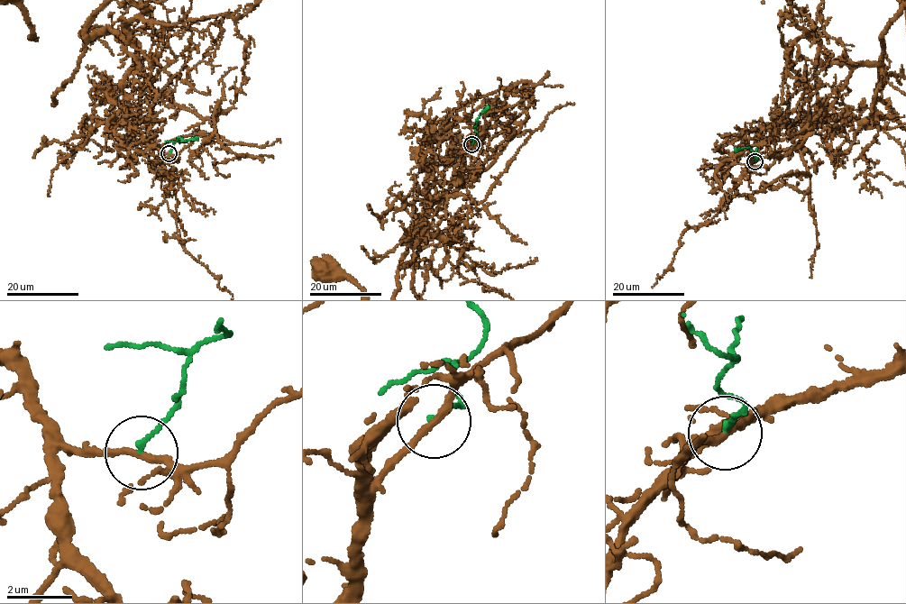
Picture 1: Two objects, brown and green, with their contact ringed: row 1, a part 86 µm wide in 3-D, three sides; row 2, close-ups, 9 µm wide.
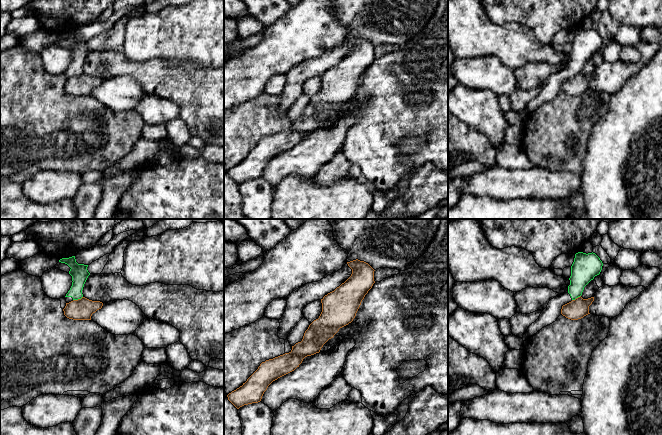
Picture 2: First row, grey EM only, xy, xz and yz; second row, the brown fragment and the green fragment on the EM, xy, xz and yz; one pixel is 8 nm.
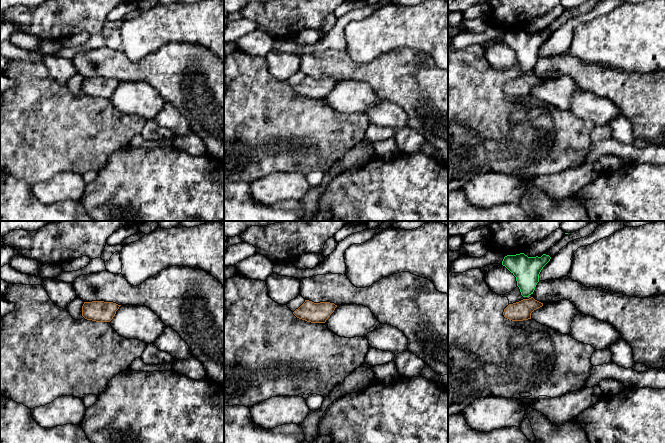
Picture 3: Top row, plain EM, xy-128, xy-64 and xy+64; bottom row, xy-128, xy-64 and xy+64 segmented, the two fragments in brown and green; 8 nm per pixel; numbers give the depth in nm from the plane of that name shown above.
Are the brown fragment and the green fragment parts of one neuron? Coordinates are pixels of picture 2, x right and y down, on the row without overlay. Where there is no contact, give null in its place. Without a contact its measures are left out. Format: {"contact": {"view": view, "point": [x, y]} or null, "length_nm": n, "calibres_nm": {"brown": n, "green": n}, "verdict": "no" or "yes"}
{"contact": {"view": "xy", "point": [78, 75]}, "length_nm": 90, "calibres_nm": {"brown": 180, "green": 140}, "verdict": "no"}

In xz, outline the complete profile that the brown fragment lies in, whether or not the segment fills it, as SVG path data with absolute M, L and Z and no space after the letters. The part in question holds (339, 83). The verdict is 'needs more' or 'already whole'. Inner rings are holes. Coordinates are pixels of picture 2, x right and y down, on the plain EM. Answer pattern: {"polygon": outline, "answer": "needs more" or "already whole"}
{"polygon": "M358 35L347 38L347 40L352 45L351 52L334 67L321 75L322 88L319 94L309 101L302 117L292 122L292 126L289 129L262 138L242 162L227 171L228 176L237 185L244 181L260 178L264 168L273 157L294 147L305 133L319 129L323 121L333 114L340 104L353 97L362 76L375 59L375 46L368 39Z", "answer": "already whole"}

